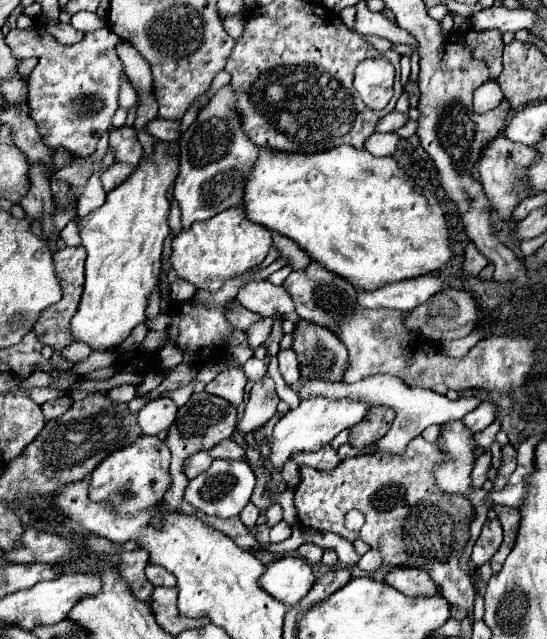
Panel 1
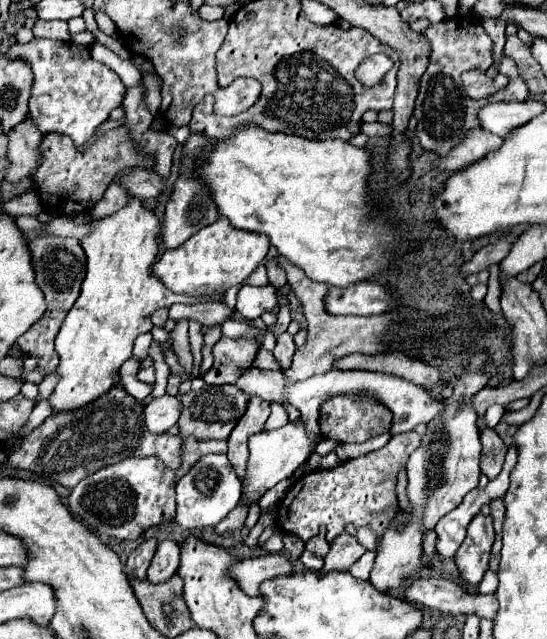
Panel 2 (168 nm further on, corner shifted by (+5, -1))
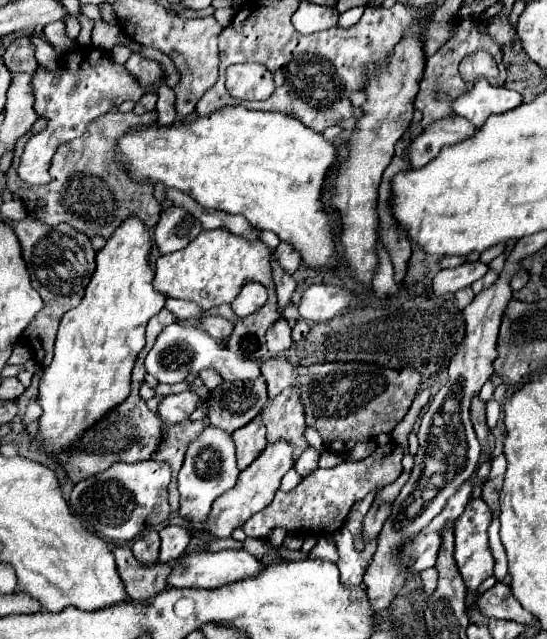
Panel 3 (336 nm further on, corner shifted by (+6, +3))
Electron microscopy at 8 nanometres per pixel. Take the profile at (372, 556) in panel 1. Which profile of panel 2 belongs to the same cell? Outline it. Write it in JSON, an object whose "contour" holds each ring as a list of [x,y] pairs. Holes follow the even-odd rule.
{"contour":[[[365,551],[365,553],[353,563],[353,567],[349,569],[349,573],[351,573],[353,577],[357,577],[357,579],[369,579],[373,565],[375,565],[375,551]]]}

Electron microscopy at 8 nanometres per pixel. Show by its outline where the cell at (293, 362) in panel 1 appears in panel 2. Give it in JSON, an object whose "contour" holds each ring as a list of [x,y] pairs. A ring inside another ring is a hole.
{"contour":[[[283,333],[277,337],[277,345],[273,349],[273,355],[277,359],[277,363],[281,365],[281,371],[287,371],[291,367],[291,359],[295,353],[295,343],[293,337],[289,333]]]}

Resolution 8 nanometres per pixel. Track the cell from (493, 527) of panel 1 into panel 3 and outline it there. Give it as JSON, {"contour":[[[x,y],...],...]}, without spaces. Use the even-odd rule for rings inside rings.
{"contour":[[[478,497],[478,499],[470,499],[466,503],[464,513],[456,519],[456,551],[454,551],[454,559],[456,559],[456,567],[464,579],[464,585],[470,593],[476,593],[476,589],[480,587],[480,583],[488,577],[494,575],[494,557],[490,553],[490,545],[488,545],[488,525],[492,519],[492,511],[490,507]]]}

